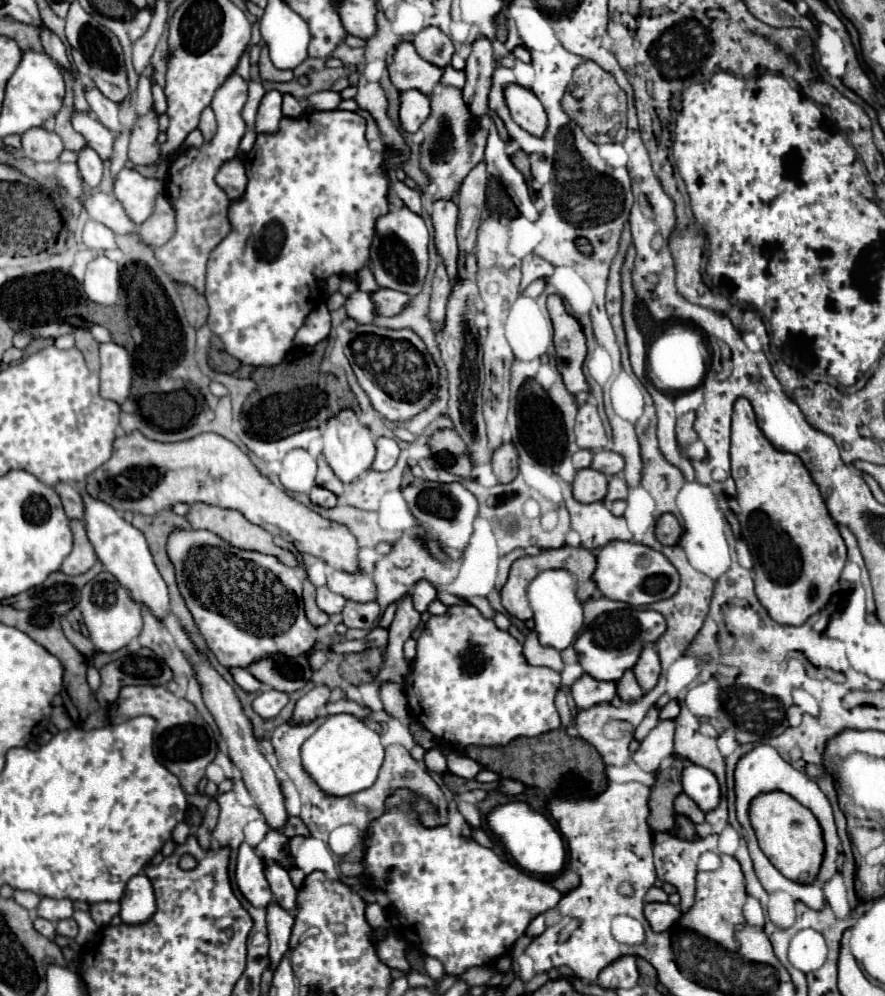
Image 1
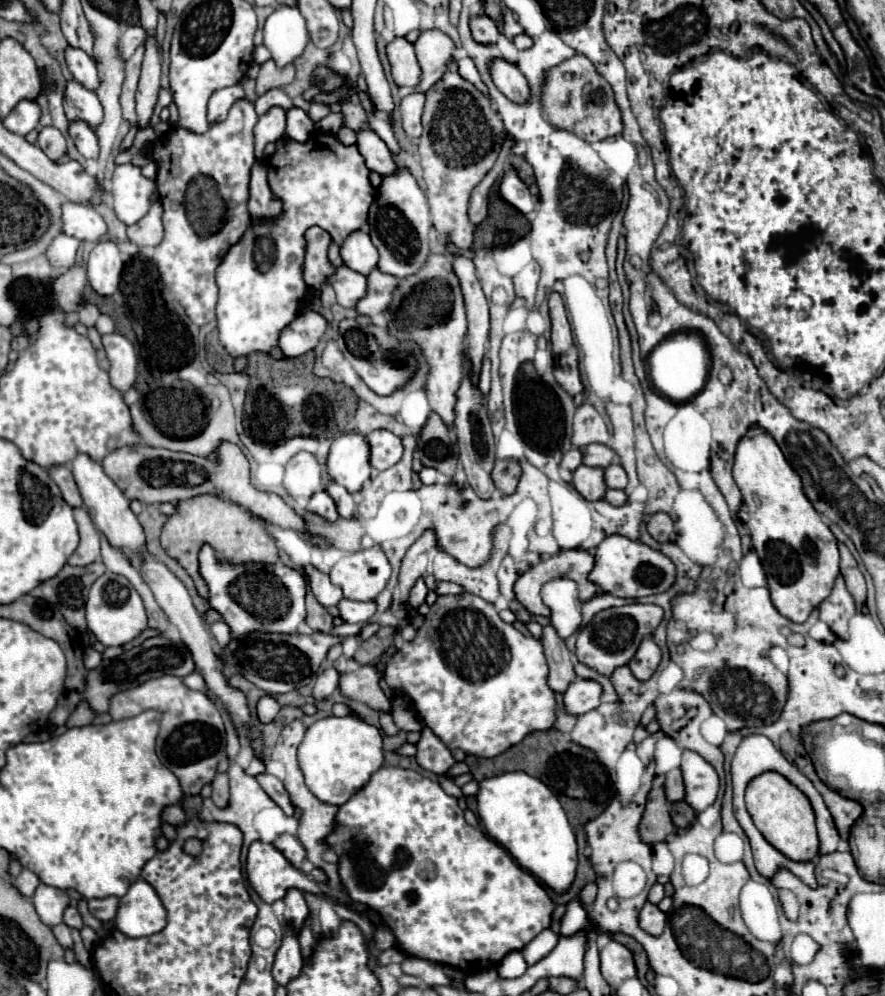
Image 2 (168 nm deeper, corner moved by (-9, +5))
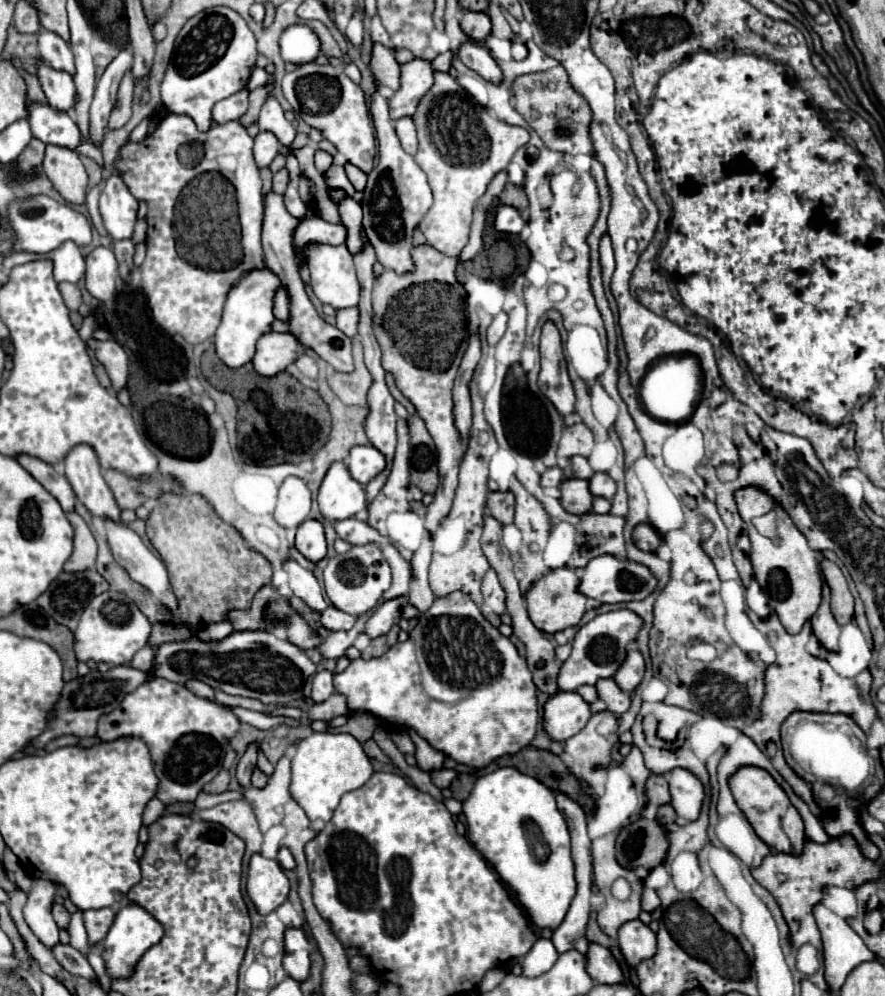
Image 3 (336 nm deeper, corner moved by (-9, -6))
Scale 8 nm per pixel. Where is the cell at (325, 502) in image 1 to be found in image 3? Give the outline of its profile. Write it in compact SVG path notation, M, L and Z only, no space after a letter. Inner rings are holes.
M307 519L299 525L297 529L297 537L295 537L295 547L297 551L317 563L319 559L325 557L327 553L327 543L325 543L325 533L323 533L323 525L315 519Z

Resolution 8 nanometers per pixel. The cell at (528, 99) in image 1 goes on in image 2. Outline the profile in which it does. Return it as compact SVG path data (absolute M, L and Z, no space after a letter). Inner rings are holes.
M495 60L491 64L491 76L495 86L513 102L525 104L531 98L531 88L519 68L507 60Z

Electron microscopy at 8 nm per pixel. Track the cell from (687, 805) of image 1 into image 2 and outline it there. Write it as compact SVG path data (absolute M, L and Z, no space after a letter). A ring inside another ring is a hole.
M675 768L665 776L665 794L669 802L681 802L685 800L685 784L683 784L683 776L681 770Z

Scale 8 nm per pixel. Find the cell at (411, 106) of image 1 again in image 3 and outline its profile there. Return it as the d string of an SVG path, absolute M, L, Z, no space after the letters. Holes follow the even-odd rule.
M411 117L397 119L397 121L395 121L395 133L397 133L399 141L401 141L401 147L403 147L409 155L415 155L415 153L417 153L417 131L415 131L413 119L411 119Z

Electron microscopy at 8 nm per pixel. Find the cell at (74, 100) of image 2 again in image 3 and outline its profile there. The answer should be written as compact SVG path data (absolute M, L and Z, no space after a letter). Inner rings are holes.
M37 61L35 75L39 77L41 89L47 97L47 101L53 103L53 107L57 107L59 111L69 111L73 107L75 85L73 85L73 79L69 73L57 71L57 69L45 65L43 61Z

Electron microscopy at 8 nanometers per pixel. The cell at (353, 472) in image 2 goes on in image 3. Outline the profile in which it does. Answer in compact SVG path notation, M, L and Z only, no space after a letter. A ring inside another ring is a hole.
M333 463L329 467L321 483L317 503L319 503L321 515L331 523L349 519L357 511L367 507L363 485L349 475L345 463Z

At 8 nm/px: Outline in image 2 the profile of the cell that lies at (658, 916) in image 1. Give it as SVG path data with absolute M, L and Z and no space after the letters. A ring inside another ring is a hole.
M647 902L641 910L641 916L639 916L639 924L645 932L653 934L653 936L661 936L663 934L663 928L665 928L665 922L667 922L667 914L663 910L659 910L657 904L651 904Z

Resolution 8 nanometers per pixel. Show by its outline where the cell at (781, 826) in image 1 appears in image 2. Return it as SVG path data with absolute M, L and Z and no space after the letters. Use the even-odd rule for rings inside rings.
M765 772L757 776L757 780L753 780L753 784L749 784L747 788L745 802L755 826L765 836L765 840L771 846L775 846L781 854L785 854L789 860L809 862L819 854L819 838L811 802L797 786L793 786L781 774Z

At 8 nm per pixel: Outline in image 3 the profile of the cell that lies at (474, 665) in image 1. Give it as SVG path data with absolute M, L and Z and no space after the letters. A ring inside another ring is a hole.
M461 591L437 597L433 605L419 615L419 623L409 631L405 643L395 643L381 657L369 661L359 657L351 661L343 673L333 677L333 687L335 693L347 699L349 713L365 711L385 725L413 729L435 749L473 767L487 767L493 759L527 747L535 737L539 721L537 687L525 659L517 653L515 645L481 615L469 595Z

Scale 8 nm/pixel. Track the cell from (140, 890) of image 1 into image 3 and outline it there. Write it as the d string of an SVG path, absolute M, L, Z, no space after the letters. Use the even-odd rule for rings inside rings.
M135 903L121 907L115 915L115 921L113 921L109 933L103 939L105 949L101 951L101 957L105 961L105 969L107 969L109 979L129 979L135 971L135 965L143 957L143 953L149 947L153 947L155 943L159 943L161 937L163 937L161 923L153 915L149 915L143 907L139 907Z

